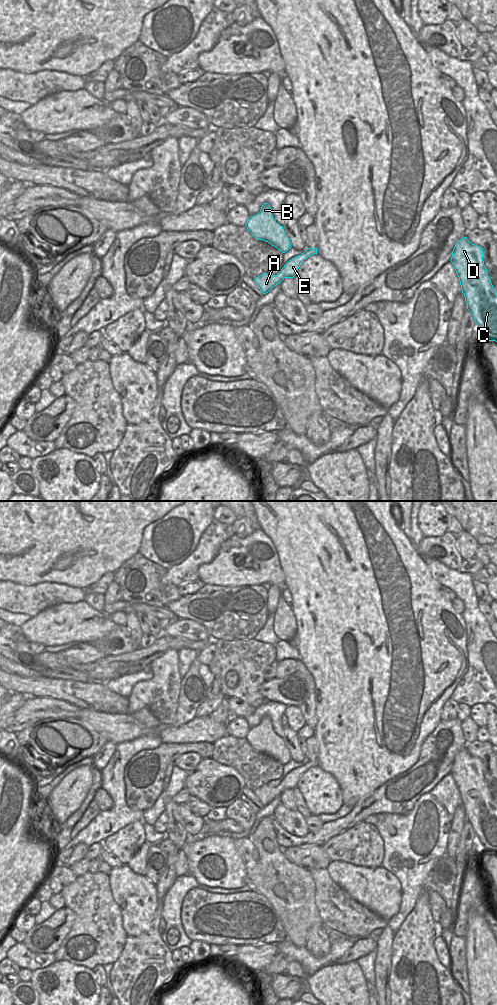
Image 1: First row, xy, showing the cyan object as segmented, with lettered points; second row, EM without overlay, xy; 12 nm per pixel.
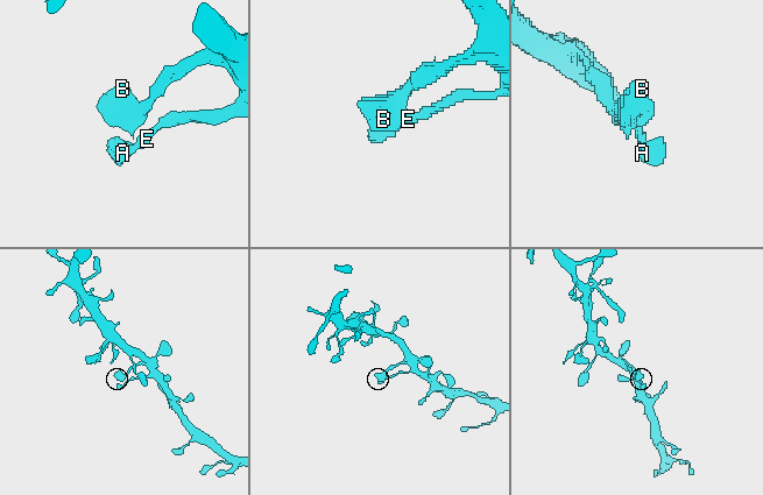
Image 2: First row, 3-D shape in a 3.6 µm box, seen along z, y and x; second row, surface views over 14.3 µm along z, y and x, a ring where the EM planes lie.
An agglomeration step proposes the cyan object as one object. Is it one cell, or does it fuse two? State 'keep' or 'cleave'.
keep

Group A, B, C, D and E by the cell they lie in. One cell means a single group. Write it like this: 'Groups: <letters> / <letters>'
Groups: A B C D E.

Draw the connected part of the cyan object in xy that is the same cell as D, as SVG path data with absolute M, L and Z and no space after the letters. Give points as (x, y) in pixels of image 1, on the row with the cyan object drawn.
M467 237L460 239L452 251L450 260L459 277L467 309L485 335L486 341L497 342L497 291L494 289L483 261L483 248L472 244Z

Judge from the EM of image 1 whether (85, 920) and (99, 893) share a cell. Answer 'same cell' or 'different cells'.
same cell

